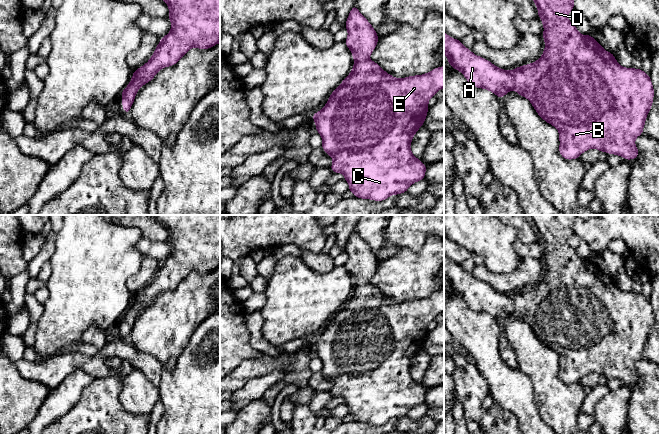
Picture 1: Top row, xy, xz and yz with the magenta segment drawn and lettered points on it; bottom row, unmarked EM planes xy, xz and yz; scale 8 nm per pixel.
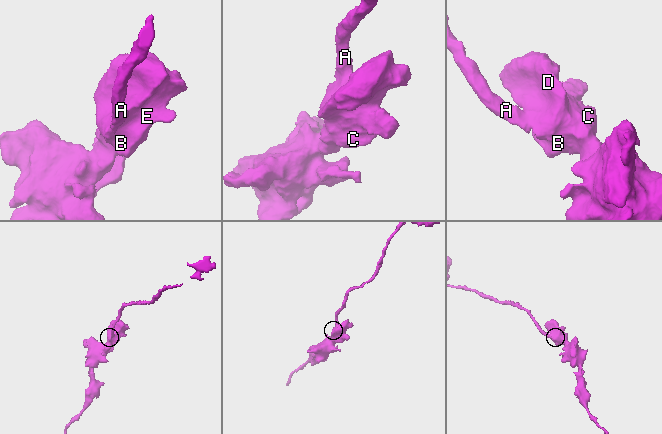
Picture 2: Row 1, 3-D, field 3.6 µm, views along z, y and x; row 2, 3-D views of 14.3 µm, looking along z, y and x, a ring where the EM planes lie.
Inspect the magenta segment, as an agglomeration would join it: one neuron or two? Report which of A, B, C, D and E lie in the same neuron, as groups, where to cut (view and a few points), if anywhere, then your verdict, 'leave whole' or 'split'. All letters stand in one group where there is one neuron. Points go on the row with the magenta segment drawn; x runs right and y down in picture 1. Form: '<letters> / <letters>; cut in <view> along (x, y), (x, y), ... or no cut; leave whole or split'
A B C D E; no cut; leave whole

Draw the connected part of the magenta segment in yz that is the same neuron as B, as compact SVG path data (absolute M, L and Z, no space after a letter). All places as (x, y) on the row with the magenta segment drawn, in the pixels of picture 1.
M574 0L533 1L544 27L542 36L545 48L538 60L507 71L475 55L460 40L444 32L444 55L448 58L448 64L460 71L469 84L491 91L500 99L511 90L528 99L537 114L558 129L559 153L564 159L578 159L583 152L592 148L596 148L599 152L607 152L609 155L621 156L625 160L636 159L639 150L635 146L635 139L643 134L645 121L653 104L654 88L650 76L642 69L622 67L614 54L603 49L591 35L580 34L576 25L568 20L569 12L574 10Z

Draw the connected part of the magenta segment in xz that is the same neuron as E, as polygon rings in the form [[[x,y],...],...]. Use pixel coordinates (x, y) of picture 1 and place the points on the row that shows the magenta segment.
[[[355,4],[348,15],[345,28],[348,37],[344,43],[352,52],[355,63],[350,74],[330,94],[326,105],[314,113],[312,118],[315,121],[316,131],[323,139],[321,148],[333,158],[330,169],[333,173],[344,175],[344,180],[349,184],[348,191],[352,192],[355,198],[384,201],[391,195],[406,193],[413,183],[424,180],[427,166],[413,155],[410,144],[426,120],[429,99],[444,88],[444,66],[423,75],[395,78],[369,59],[379,38],[376,30]]]

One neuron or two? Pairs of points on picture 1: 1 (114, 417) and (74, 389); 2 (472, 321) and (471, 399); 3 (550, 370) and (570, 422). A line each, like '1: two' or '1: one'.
1: two
2: two
3: one

